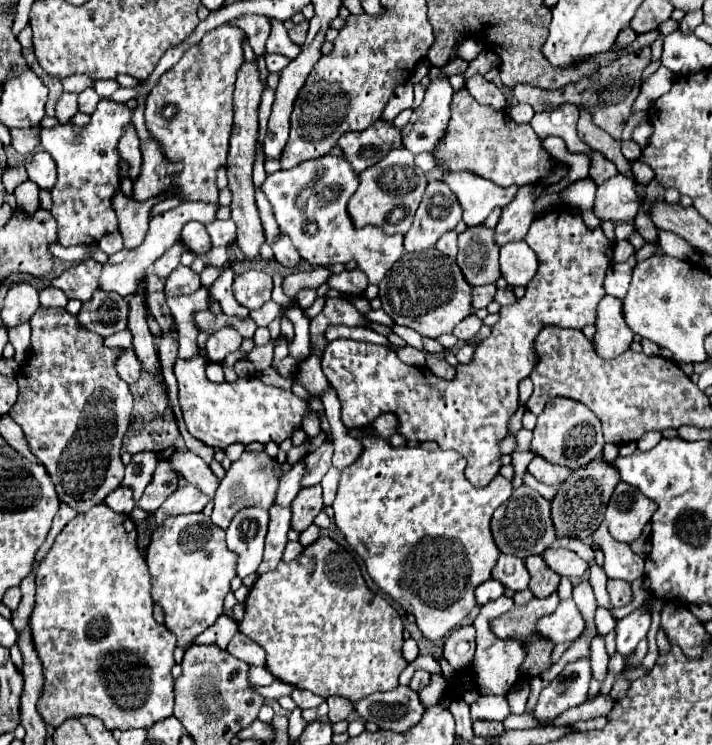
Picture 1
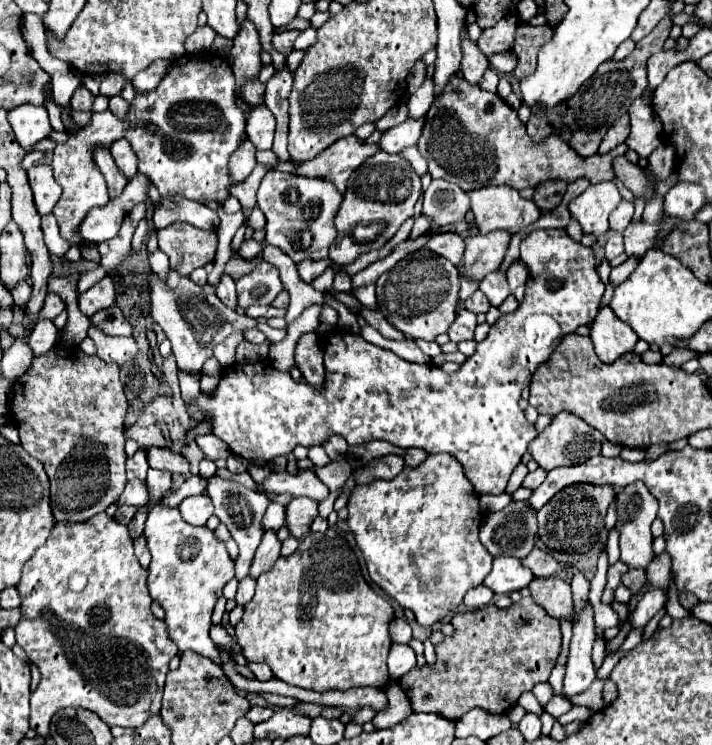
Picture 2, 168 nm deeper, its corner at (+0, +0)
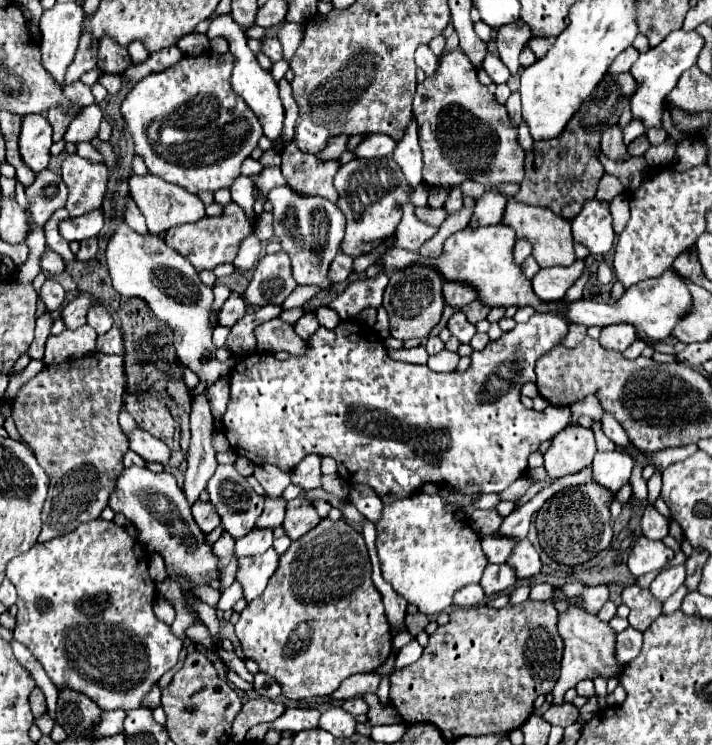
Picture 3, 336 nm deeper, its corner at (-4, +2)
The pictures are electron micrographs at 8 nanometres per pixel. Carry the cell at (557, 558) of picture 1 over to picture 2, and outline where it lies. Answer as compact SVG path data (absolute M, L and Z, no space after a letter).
M534 548L526 558L522 558L522 564L528 570L532 570L532 574L538 576L538 578L546 578L546 576L552 576L552 574L556 574L556 572L562 570L562 564L556 562L546 552L542 552L540 548Z

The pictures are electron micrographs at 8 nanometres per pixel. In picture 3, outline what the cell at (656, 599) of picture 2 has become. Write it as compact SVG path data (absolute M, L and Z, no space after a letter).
M684 564L666 568L666 570L662 570L662 572L656 576L656 580L650 584L650 592L654 594L656 600L666 602L666 600L678 590L678 586L684 584L684 578L686 578L686 568L684 568Z

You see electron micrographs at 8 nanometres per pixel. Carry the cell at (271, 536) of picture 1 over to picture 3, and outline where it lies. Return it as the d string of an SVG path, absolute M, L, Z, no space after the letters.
M268 548L264 554L254 554L254 556L244 556L240 558L240 570L236 580L244 588L244 598L250 602L254 600L260 590L266 588L270 576L278 568L278 554L274 548Z

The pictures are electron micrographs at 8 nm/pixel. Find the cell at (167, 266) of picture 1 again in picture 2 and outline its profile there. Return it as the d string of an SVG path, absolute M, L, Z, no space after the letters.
M172 224L172 228L164 228L158 232L160 250L170 258L170 268L180 272L182 276L188 276L196 268L204 268L206 264L214 262L218 236L214 230L200 230L190 224Z

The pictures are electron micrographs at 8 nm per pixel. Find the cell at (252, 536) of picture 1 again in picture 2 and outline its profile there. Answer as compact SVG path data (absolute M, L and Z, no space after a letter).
M214 474L210 480L208 480L208 486L206 486L206 494L212 498L214 502L214 514L218 516L218 520L222 524L226 524L226 528L230 530L232 538L236 540L238 548L240 548L240 556L236 560L236 578L242 580L248 576L248 568L250 568L250 562L252 562L252 556L256 552L256 546L260 544L260 538L264 532L260 532L260 522L262 522L262 516L270 504L270 500L260 494L260 492L254 492L250 488L246 488L244 484L236 482L236 480L226 480L222 478L220 474Z

